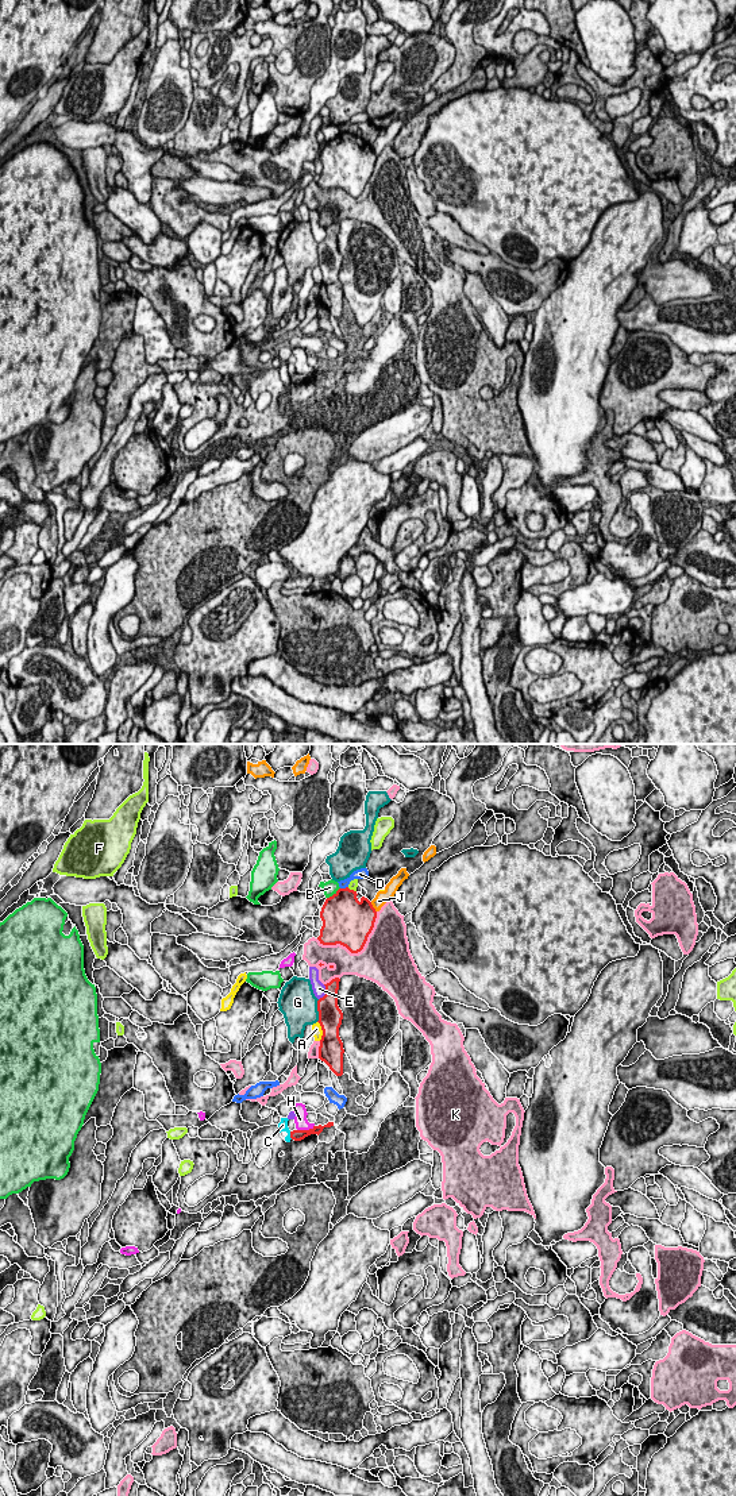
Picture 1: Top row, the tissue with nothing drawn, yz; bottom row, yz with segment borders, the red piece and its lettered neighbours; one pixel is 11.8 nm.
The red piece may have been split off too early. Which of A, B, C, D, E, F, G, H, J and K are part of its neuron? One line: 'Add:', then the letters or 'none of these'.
Add: none of these

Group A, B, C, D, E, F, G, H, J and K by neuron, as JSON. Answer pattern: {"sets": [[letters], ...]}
{"sets": [["A"], ["B"], ["C", "E", "F"], ["D"], ["G"], ["H"], ["J"], ["K"]]}

